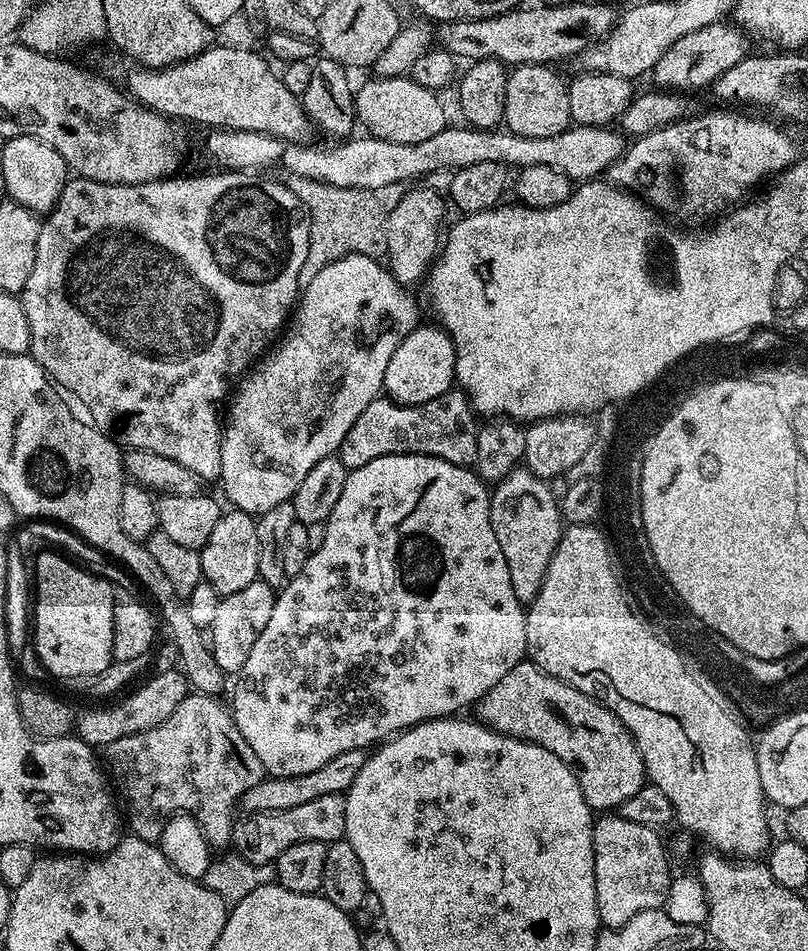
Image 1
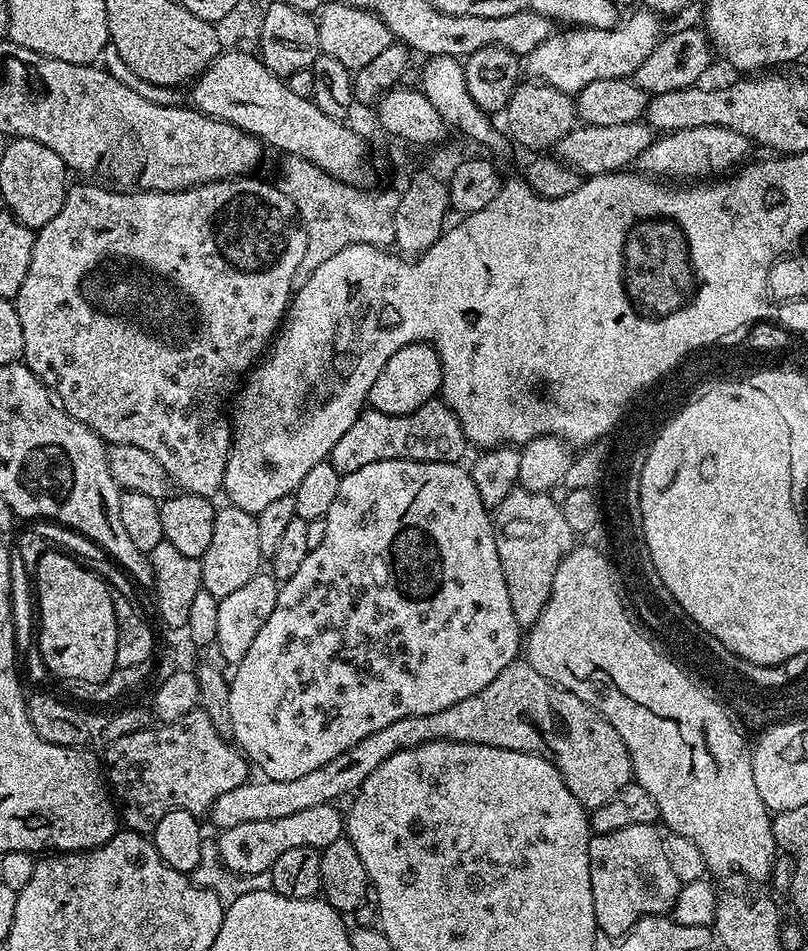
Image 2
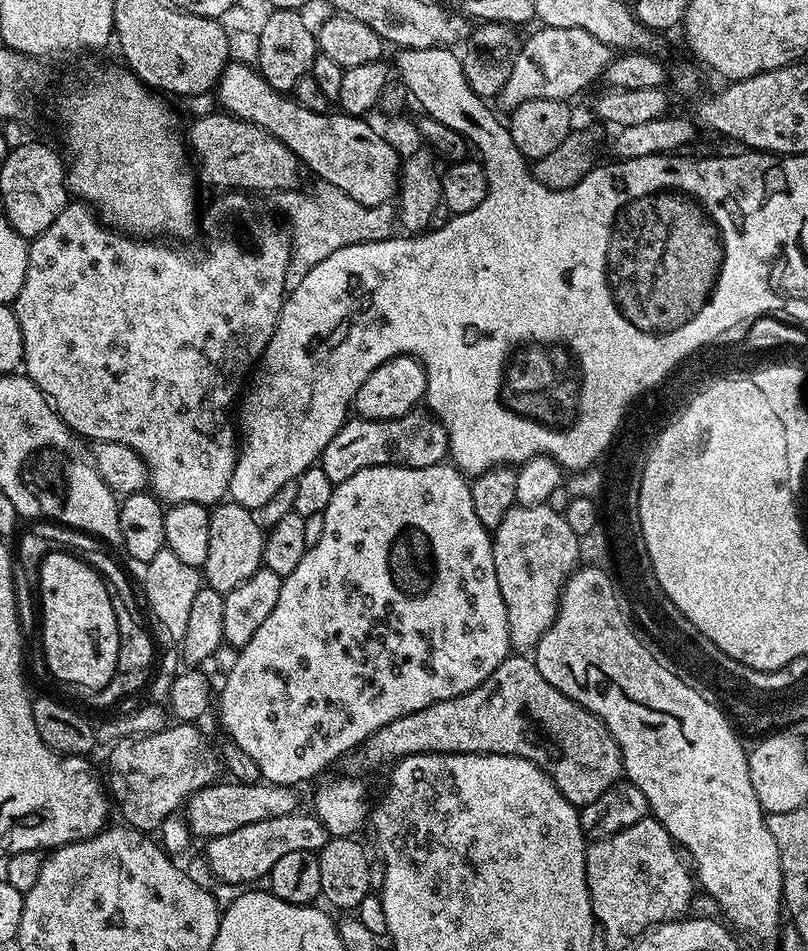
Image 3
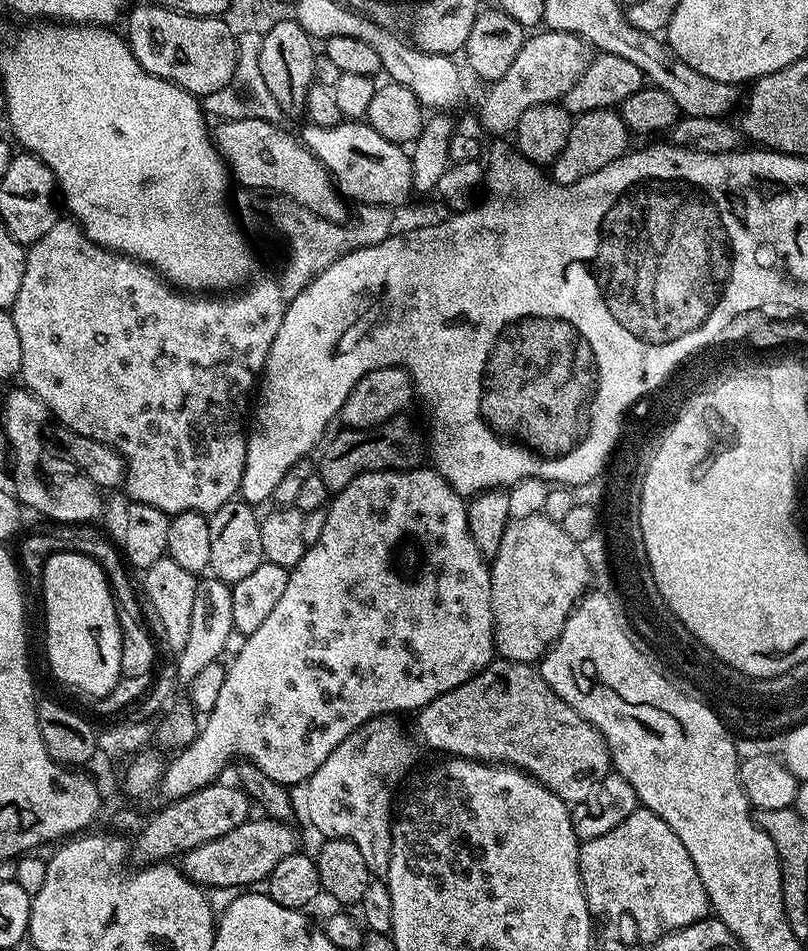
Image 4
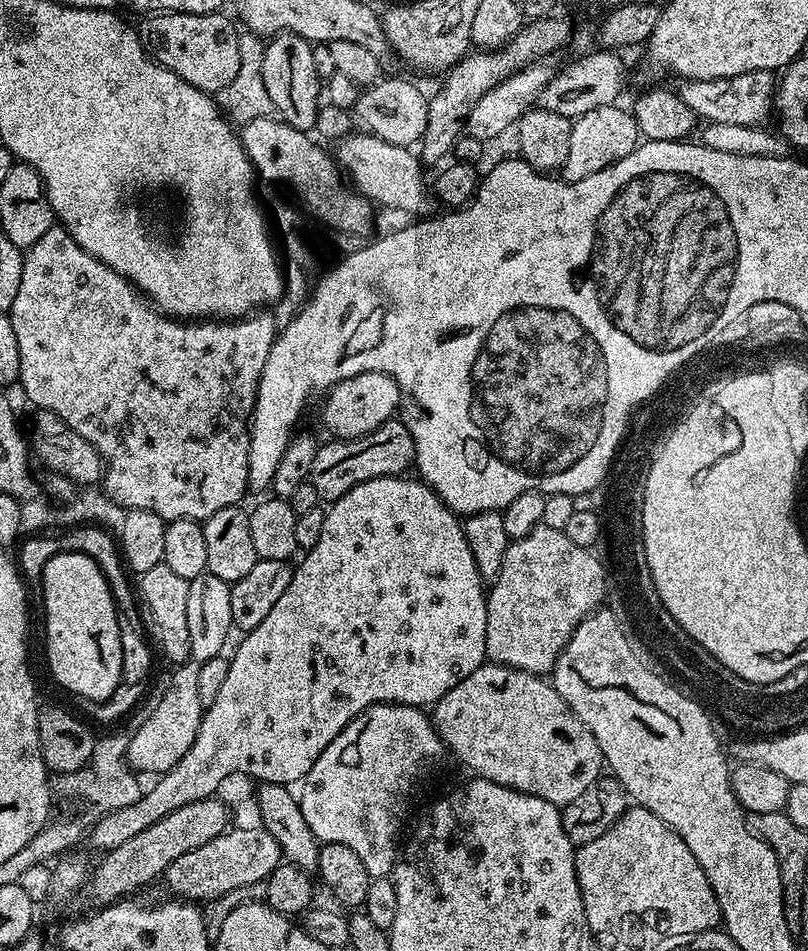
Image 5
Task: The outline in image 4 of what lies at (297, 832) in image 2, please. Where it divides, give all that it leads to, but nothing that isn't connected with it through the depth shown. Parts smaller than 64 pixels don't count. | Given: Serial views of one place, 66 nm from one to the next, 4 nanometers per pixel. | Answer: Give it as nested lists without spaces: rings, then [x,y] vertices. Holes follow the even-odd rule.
[[[271,818],[248,819],[242,826],[230,830],[222,838],[214,838],[214,842],[206,842],[202,846],[192,848],[183,853],[182,871],[195,884],[205,889],[235,888],[256,886],[267,881],[268,875],[282,862],[282,858],[292,856],[301,847],[296,832],[287,823]]]

